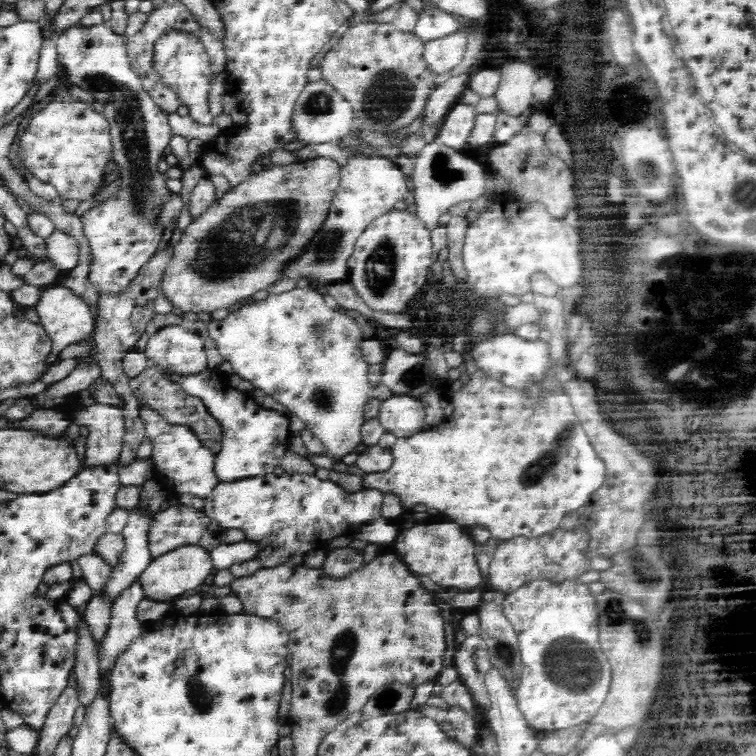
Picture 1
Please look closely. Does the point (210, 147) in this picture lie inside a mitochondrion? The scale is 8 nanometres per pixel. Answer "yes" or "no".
no

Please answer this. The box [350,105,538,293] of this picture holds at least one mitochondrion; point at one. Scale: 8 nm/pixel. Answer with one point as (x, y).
(383, 258)

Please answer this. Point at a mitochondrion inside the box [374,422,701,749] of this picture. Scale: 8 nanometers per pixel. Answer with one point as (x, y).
(576, 671)

